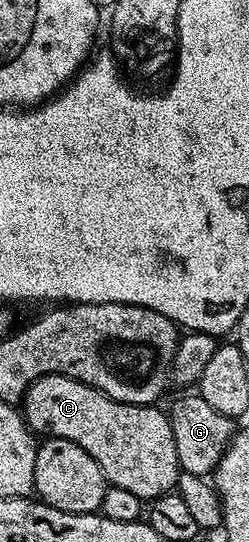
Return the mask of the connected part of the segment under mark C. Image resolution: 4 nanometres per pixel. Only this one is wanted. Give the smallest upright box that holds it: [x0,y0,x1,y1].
[21,375,180,501]

